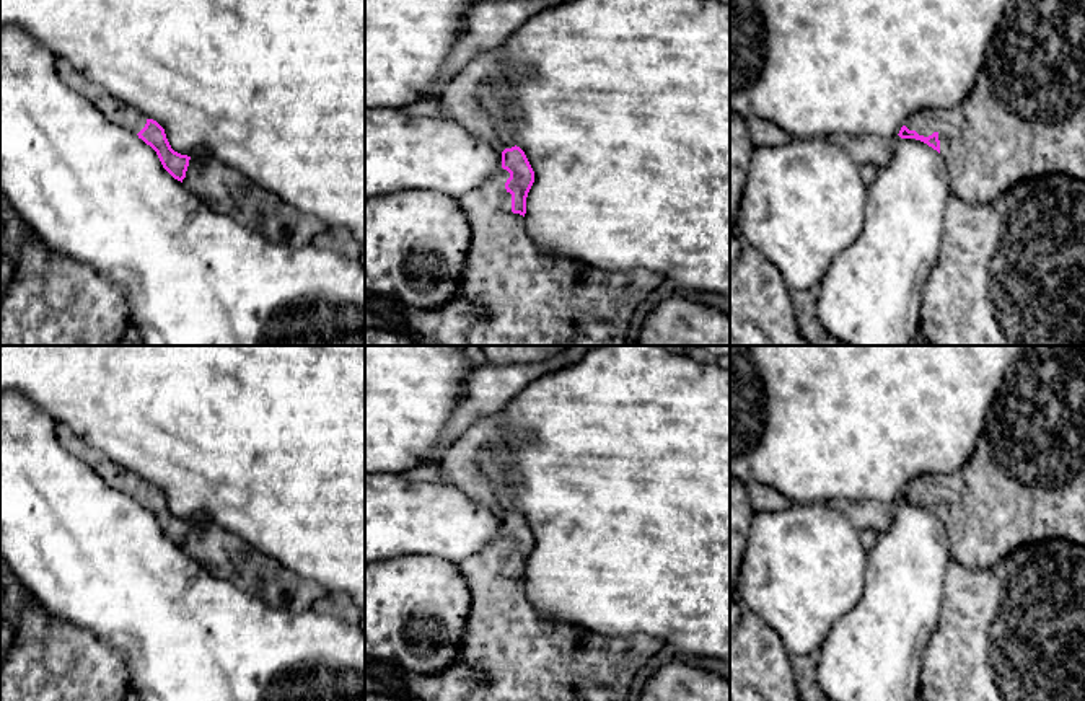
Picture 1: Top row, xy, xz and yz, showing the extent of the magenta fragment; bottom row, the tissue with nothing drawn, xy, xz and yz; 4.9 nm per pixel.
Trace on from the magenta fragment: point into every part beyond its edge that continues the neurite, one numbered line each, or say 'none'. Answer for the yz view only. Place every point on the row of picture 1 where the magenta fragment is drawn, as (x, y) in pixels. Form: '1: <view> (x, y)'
1: yz (1025, 118)

